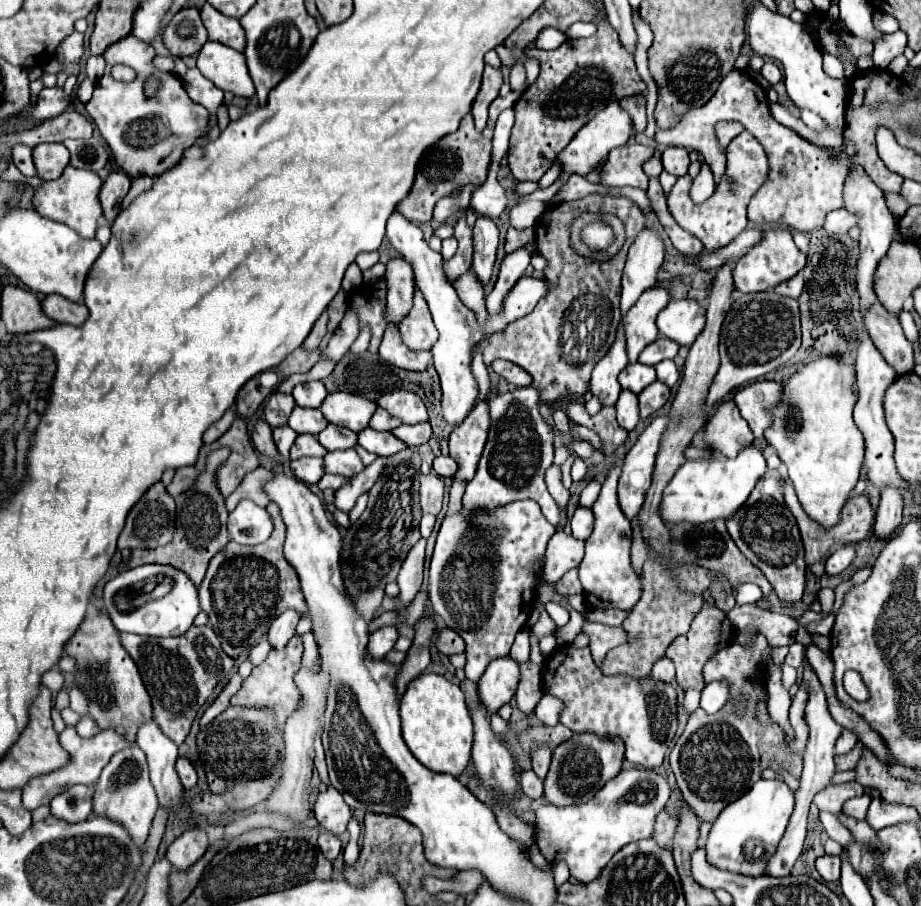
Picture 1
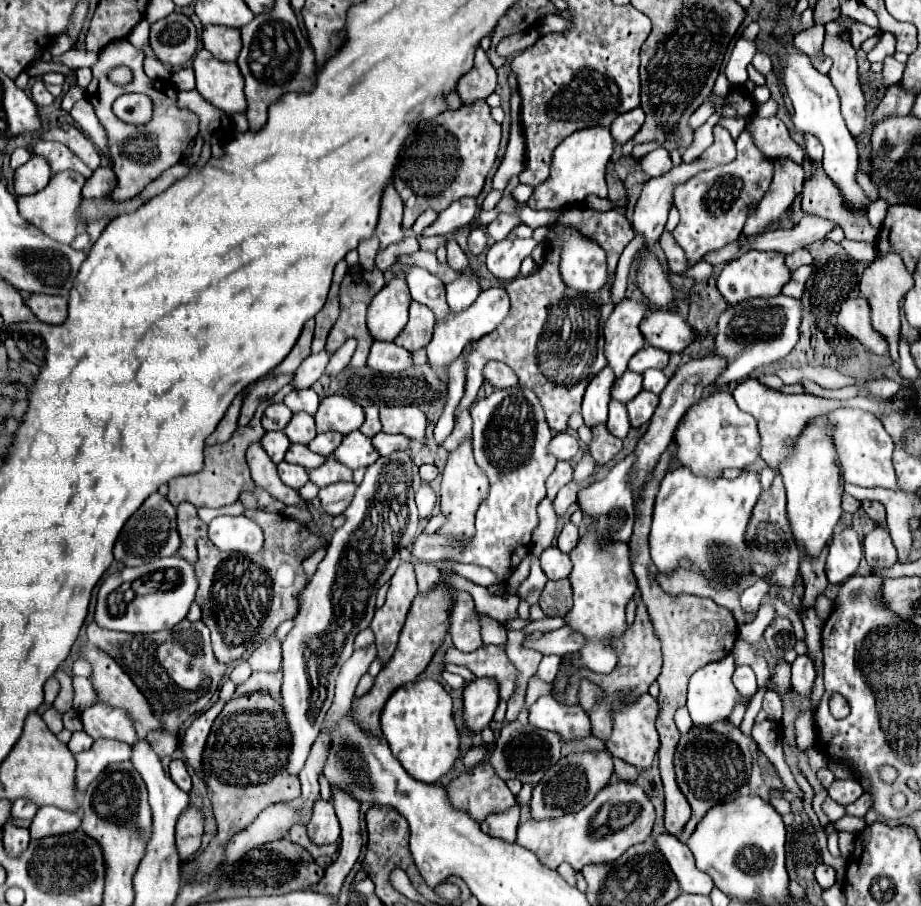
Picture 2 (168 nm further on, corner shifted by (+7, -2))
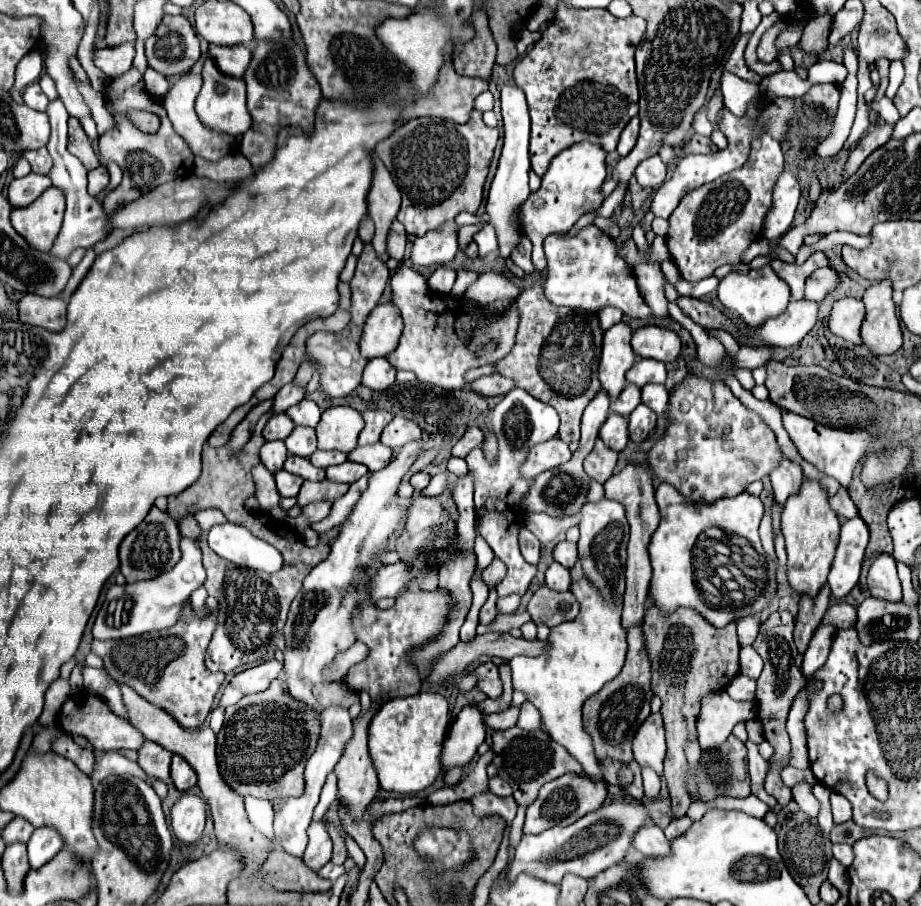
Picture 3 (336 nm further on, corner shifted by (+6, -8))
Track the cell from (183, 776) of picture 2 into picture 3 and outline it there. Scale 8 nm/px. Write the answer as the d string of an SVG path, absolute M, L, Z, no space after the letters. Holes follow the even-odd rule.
M174 755L172 757L172 767L170 767L170 773L172 773L172 779L174 779L174 785L178 791L190 791L194 785L196 785L196 773L194 769L190 769L190 763L184 761L182 757Z

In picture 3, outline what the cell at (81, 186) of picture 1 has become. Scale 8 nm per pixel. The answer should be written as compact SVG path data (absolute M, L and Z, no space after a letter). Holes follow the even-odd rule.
M56 187L46 189L42 197L22 209L12 209L12 227L22 235L34 249L50 251L64 217L64 193Z

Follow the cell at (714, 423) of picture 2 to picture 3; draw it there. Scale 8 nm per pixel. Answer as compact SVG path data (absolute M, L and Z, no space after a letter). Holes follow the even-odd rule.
M688 373L682 383L674 385L664 433L648 451L648 469L694 503L736 497L750 483L770 475L780 461L782 453L776 435L764 419L744 407L726 383L712 381L700 373Z

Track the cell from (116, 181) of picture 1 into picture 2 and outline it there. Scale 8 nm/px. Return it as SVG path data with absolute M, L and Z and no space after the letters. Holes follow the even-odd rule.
M97 167L83 187L83 199L109 199L117 187L117 177L111 167Z

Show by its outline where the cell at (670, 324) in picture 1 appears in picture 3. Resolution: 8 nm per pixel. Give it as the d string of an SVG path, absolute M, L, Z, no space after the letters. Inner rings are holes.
M646 325L632 333L632 349L638 357L670 363L680 355L680 337L664 327Z

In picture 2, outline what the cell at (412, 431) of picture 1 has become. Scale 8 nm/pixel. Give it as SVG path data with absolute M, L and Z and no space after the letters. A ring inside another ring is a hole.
M377 433L373 437L373 445L379 451L379 455L391 455L393 451L405 451L409 445L409 439L405 435L389 435L389 433Z

